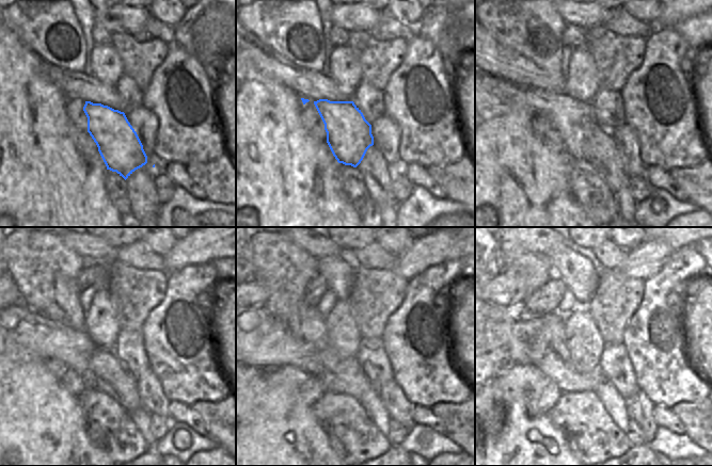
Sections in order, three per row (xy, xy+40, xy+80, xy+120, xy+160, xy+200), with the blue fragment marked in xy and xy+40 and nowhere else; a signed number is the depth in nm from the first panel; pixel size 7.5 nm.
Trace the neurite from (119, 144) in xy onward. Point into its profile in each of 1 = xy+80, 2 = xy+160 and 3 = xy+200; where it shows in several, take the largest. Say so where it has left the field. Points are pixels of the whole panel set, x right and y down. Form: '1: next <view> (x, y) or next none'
1: next xy+80 (567, 114)
2: next xy+160 (279, 347)
3: next xy+200 (496, 316)

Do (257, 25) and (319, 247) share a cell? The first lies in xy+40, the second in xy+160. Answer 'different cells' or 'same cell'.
different cells

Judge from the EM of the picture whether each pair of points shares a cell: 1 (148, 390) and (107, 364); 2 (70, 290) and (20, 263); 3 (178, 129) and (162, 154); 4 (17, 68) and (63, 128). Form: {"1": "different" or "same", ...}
{"1": "different", "2": "same", "3": "same", "4": "same"}

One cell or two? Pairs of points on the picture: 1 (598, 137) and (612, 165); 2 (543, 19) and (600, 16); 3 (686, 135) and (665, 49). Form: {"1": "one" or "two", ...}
{"1": "one", "2": "two", "3": "one"}

